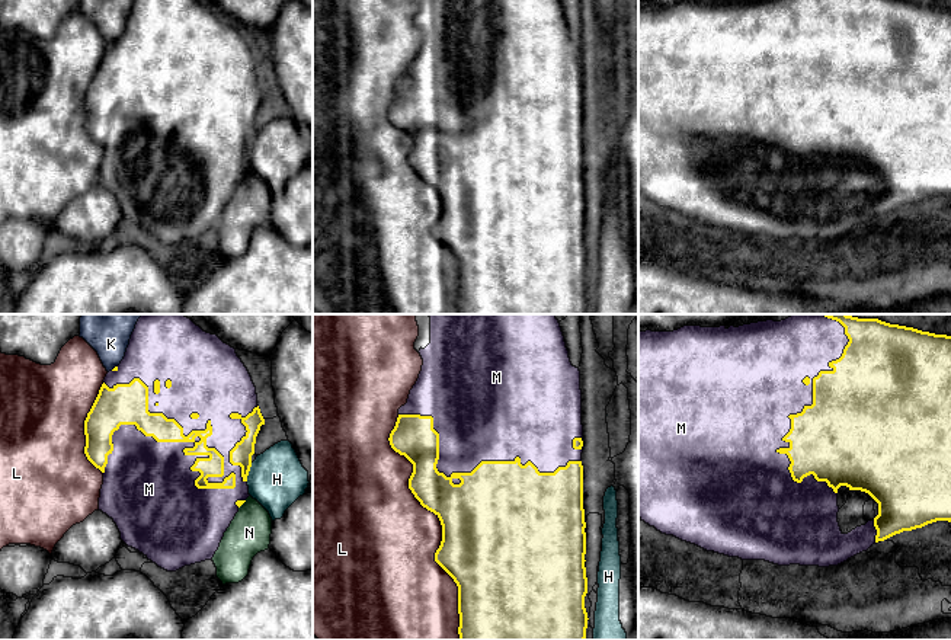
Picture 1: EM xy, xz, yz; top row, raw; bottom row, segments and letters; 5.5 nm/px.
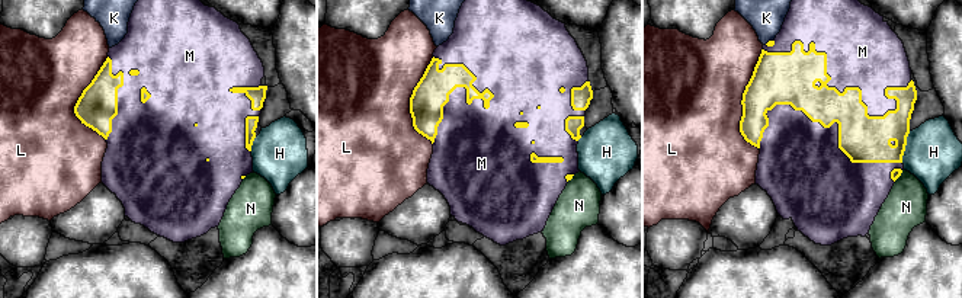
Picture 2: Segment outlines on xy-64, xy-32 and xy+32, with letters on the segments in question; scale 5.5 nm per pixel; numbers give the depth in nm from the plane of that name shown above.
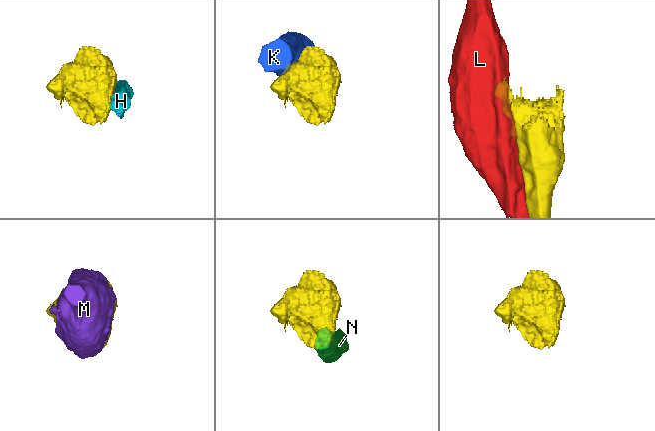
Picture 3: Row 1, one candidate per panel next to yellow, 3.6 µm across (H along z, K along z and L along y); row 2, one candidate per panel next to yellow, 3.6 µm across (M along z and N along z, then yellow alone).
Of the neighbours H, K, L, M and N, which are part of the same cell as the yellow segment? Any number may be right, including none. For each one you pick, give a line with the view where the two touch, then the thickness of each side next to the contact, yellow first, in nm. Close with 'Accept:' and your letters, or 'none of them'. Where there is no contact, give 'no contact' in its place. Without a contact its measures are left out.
M: contact in xy; calibres 140 and 340 nm
Accept: M

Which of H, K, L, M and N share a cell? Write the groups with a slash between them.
H / K / L / M / N

